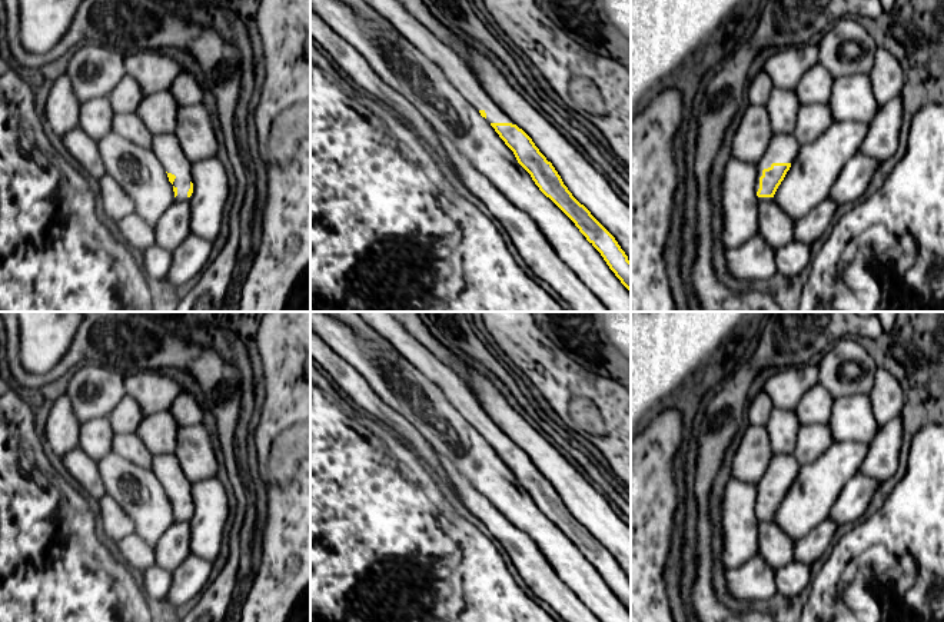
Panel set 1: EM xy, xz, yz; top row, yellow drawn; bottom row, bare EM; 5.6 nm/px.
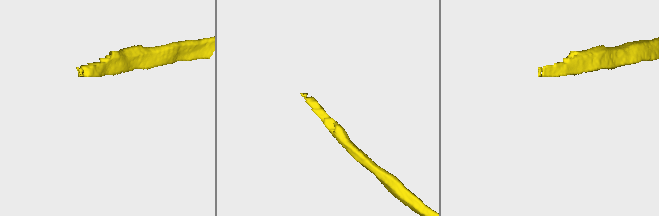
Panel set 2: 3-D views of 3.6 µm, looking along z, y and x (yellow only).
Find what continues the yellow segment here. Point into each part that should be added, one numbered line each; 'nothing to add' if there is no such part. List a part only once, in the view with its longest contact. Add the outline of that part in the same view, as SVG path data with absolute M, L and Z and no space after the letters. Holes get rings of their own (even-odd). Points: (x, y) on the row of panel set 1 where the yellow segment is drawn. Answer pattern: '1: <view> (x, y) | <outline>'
1: yz (783, 147) | M792 133L774 134L770 140L768 149L757 162L757 192L759 189L759 177L762 176L762 170L771 167L772 163L792 163L798 156L800 149L801 144Z

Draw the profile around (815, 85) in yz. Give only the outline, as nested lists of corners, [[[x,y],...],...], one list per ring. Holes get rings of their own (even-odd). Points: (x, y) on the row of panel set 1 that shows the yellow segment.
[[[815,64],[802,74],[794,93],[802,104],[825,103],[831,96],[832,82],[831,73]]]

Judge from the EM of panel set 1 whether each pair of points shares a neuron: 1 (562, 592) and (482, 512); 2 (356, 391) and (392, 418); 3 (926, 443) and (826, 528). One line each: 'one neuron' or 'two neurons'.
1: one neuron
2: one neuron
3: two neurons

